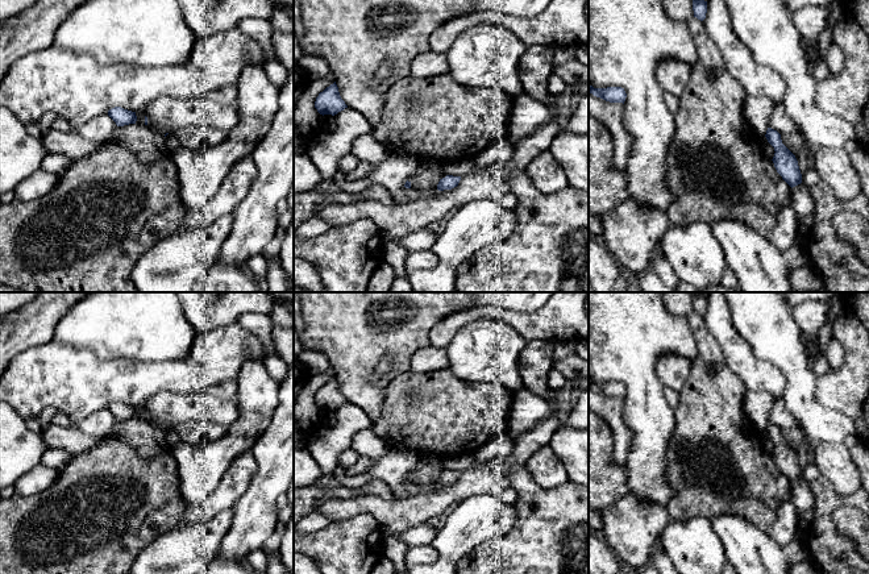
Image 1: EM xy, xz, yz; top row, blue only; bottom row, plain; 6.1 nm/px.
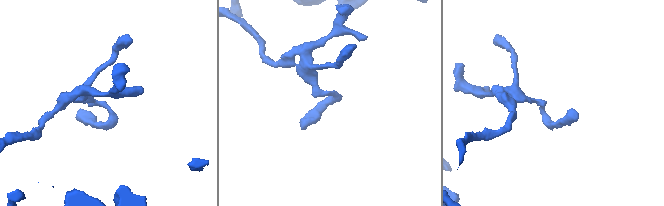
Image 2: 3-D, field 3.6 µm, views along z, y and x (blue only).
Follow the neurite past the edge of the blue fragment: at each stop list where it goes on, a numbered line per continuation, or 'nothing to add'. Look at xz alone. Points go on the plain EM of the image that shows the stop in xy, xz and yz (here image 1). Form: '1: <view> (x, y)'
nothing to add

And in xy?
nothing to add

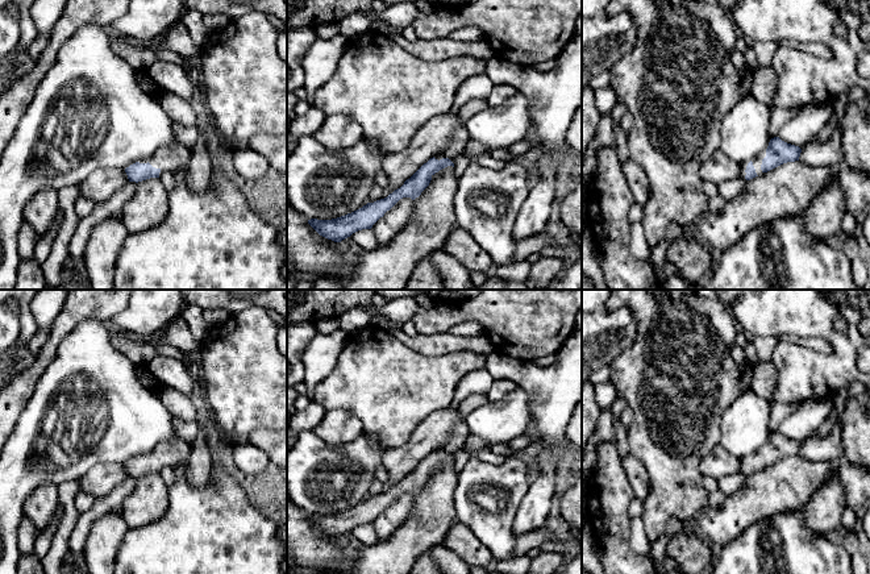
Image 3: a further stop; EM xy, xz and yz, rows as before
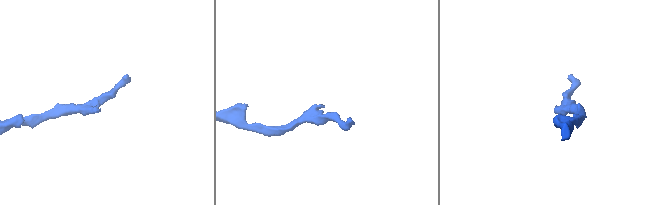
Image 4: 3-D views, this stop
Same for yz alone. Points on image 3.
1: yz (757, 456)

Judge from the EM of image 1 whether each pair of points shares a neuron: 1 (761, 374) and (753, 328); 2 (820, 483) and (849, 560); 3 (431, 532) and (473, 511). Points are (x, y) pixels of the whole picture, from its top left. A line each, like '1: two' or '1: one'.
1: two
2: one
3: two

